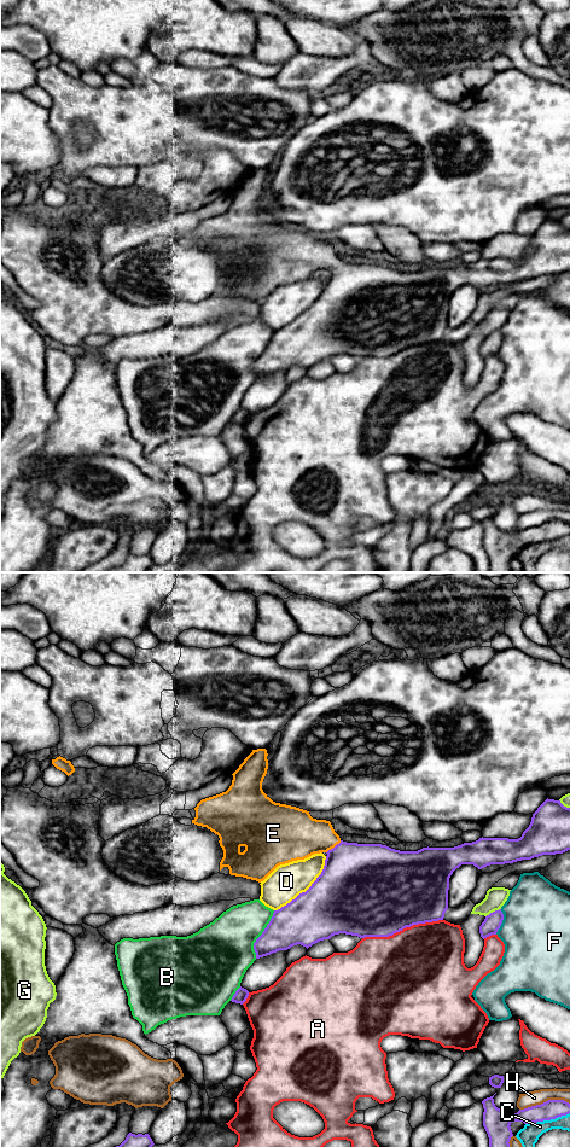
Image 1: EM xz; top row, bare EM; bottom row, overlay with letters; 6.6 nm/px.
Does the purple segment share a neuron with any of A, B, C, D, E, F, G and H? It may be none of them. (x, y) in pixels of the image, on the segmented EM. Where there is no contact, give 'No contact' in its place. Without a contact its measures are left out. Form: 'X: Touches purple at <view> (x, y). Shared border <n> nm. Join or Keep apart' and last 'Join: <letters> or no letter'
A: Touches purple at xz (402, 929). Shared border 550 nm. Keep apart
B: Touches purple at xz (261, 935). Shared border 340 nm. Keep apart
C: Touches purple at xz (547, 1119). Shared border 300 nm. Keep apart
D: Touches purple at xz (308, 889). Shared border 500 nm. Keep apart
E: Touches purple at xz (335, 846). Shared border 130 nm. Join
F: Touches purple at xz (501, 921). Shared border 170 nm. Keep apart
G: Touches purple at xz (493, 912). Shared border 120 nm. Keep apart
H: Touches purple at xz (544, 1102). Shared border 340 nm. Keep apart
Join: E

